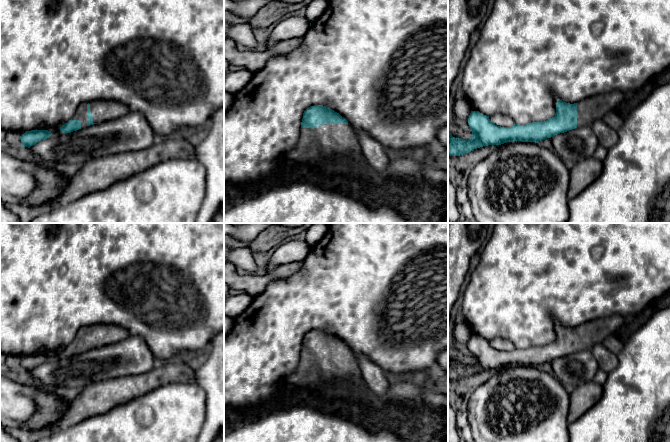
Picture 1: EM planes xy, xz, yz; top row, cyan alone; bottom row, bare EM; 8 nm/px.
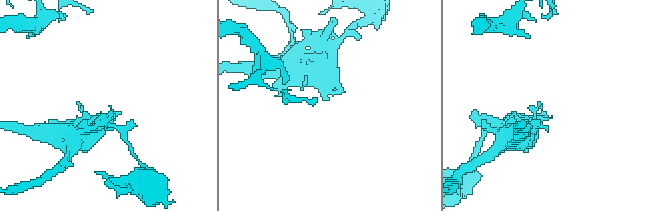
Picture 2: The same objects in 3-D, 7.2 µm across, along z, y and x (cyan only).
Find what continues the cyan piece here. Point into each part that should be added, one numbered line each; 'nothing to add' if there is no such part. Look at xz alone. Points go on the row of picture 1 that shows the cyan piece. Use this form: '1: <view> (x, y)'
nothing to add

